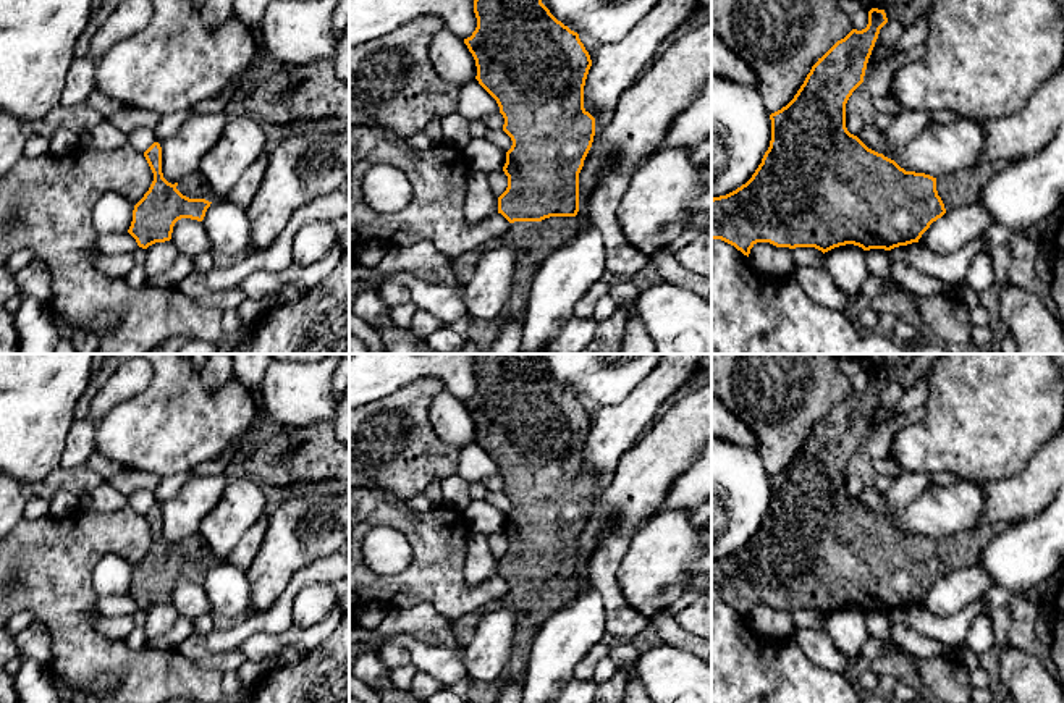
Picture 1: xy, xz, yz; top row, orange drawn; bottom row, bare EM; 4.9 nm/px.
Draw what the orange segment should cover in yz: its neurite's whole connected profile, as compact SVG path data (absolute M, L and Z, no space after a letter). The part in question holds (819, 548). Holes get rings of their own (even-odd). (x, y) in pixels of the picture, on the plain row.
M873 368L868 373L867 389L862 393L852 391L844 401L838 402L812 428L794 461L770 477L770 509L752 540L736 553L711 561L711 601L721 601L734 608L747 619L757 604L789 611L815 609L823 616L846 606L859 608L863 612L891 612L918 604L930 587L946 574L977 566L980 553L1006 525L988 524L970 532L933 540L925 535L906 533L894 522L868 511L857 498L847 493L846 465L863 444L868 420L886 385L885 368Z

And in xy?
M154 504L144 514L144 519L154 535L154 543L134 567L128 595L139 609L147 611L155 604L170 603L178 582L202 583L215 562L215 556L199 533L184 538L179 545L168 545L162 535L162 509L158 504Z

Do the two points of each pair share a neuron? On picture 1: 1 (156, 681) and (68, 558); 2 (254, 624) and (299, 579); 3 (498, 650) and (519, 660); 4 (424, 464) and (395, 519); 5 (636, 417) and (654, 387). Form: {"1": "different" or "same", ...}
{"1": "same", "2": "same", "3": "different", "4": "different", "5": "same"}

